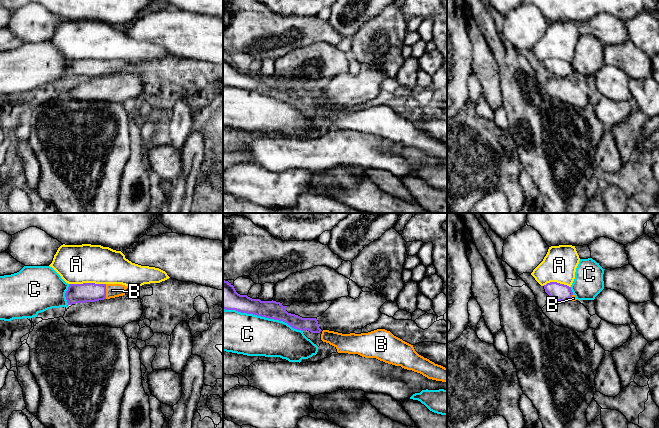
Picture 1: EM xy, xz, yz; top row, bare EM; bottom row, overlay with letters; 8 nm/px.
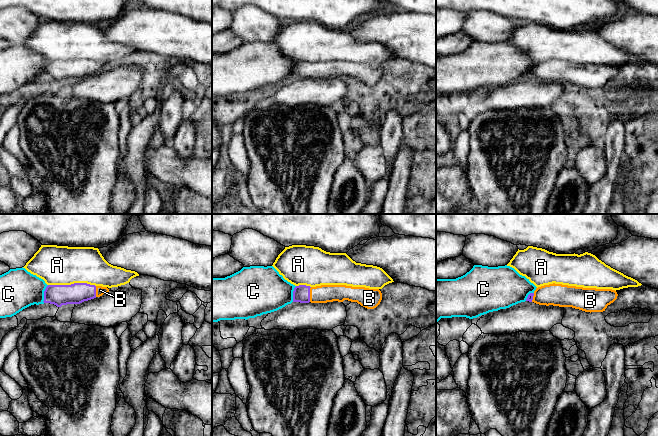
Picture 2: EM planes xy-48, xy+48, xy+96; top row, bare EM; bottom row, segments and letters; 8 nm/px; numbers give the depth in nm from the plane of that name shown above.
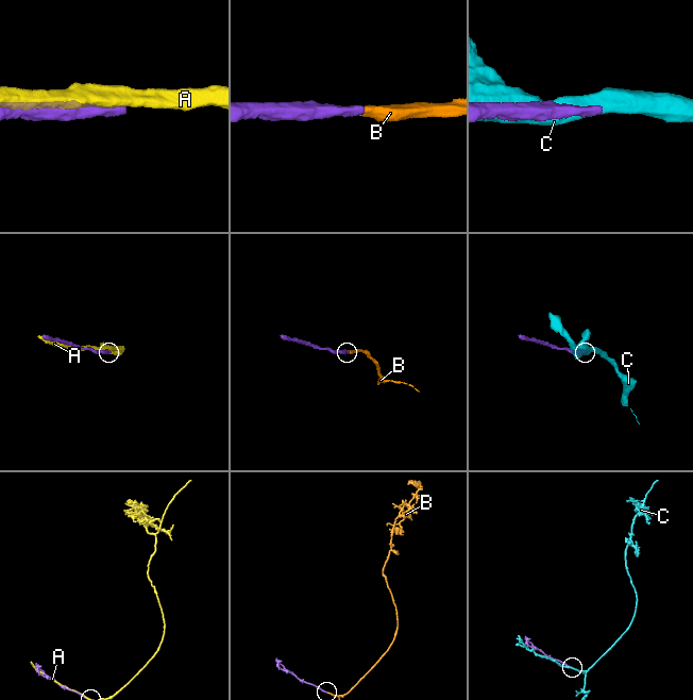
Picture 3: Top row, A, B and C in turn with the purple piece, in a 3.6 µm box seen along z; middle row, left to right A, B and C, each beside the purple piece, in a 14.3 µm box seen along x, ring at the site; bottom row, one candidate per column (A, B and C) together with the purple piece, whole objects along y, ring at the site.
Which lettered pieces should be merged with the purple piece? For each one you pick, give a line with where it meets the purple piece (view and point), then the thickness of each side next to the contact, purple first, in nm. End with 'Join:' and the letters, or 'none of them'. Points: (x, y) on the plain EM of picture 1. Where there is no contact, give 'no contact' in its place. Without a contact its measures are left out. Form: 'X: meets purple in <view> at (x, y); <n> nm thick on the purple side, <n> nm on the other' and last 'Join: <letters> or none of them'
B: meets purple in xy at (105, 67); 160 nm thick on the purple side, 110 nm on the other
Join: B

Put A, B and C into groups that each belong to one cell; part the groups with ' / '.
A / B / C

